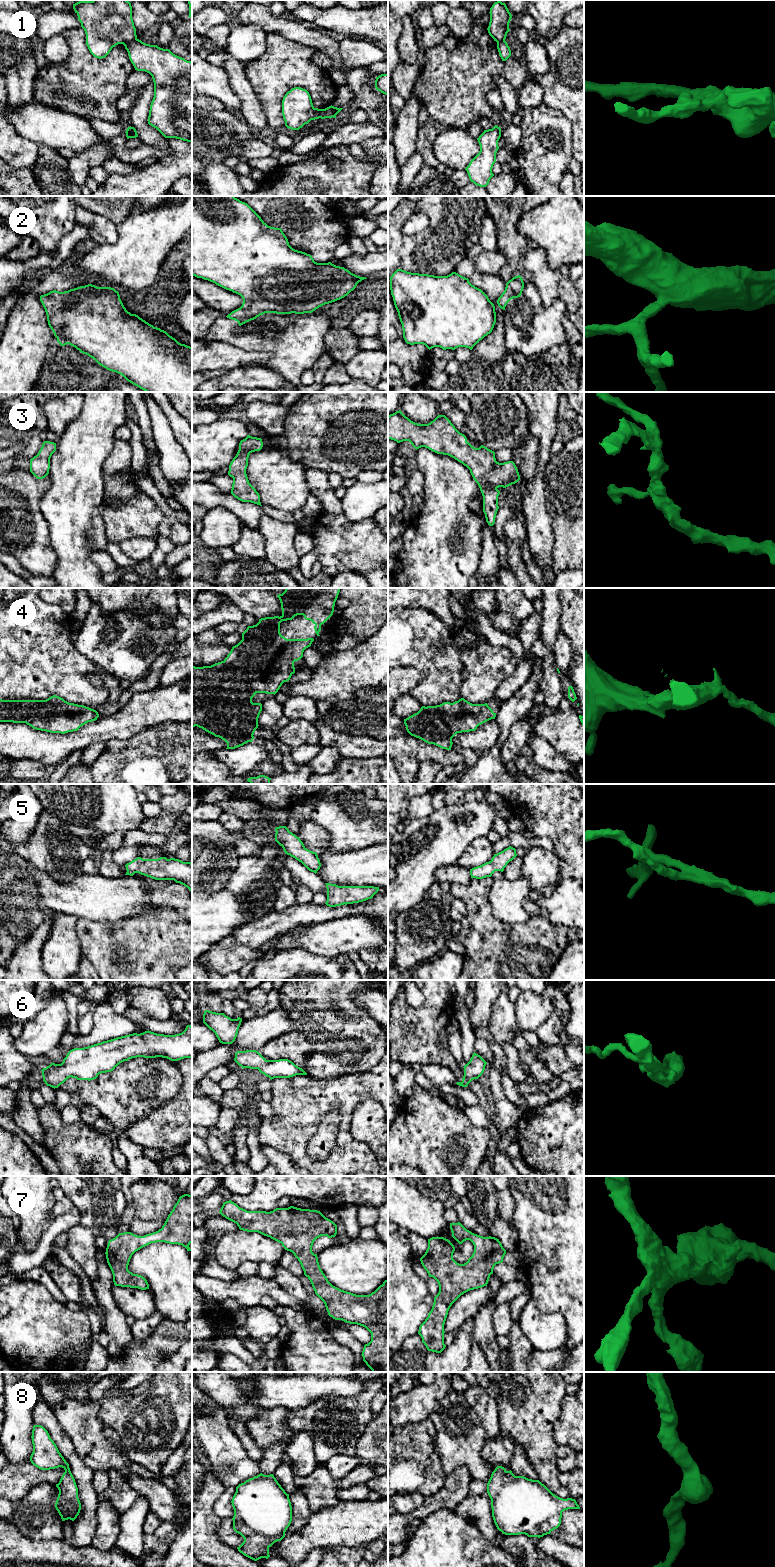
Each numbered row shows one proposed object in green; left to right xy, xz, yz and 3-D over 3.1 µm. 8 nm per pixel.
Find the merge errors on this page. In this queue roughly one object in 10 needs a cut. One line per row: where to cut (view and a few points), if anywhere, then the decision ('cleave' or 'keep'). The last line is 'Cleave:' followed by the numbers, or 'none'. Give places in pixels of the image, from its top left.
1: xy (136, 37), (123, 44) | cleave
2: no cut | keep
3: no cut | keep
4: no cut | keep
5: no cut | keep
6: no cut | keep
7: no cut | keep
8: no cut | keep
Cleave: 1

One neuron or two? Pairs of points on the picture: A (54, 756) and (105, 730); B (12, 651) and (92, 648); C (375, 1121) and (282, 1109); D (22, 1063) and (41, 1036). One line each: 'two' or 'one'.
A: one
B: two
C: two
D: two

